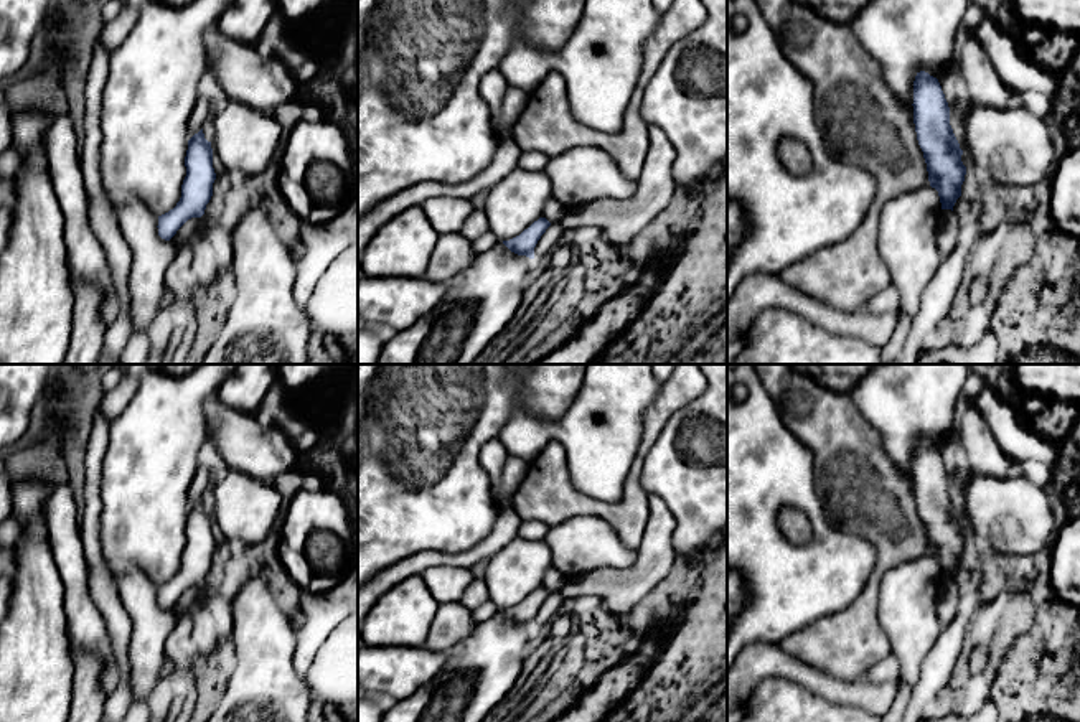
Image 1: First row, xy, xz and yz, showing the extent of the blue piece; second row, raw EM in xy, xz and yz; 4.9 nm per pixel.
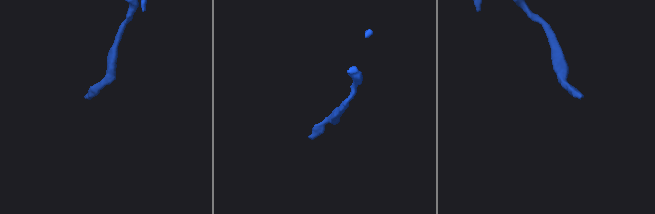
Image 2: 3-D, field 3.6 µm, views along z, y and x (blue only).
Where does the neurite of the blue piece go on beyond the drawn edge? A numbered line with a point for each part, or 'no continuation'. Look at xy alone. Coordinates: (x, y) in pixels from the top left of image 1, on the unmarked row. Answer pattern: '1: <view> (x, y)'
no continuation

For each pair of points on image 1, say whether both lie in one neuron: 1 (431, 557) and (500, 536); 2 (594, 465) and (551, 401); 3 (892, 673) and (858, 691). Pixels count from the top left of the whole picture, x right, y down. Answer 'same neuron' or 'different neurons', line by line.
1: same neuron
2: different neurons
3: different neurons

